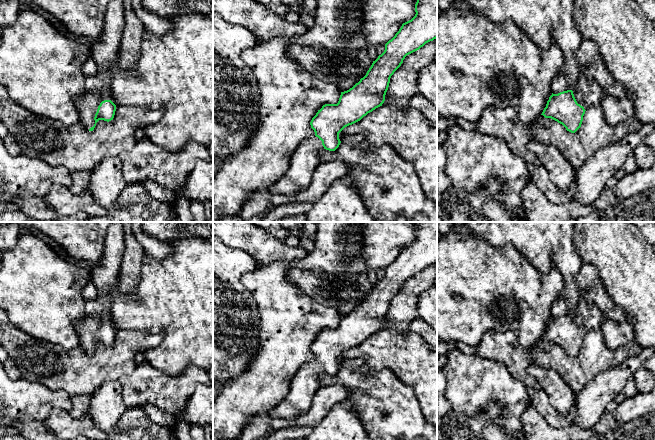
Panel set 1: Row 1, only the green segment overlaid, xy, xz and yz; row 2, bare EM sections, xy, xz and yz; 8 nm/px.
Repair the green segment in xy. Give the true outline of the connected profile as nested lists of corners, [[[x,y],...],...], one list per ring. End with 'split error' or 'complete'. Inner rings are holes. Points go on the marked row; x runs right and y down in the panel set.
[[[99,75],[86,77],[83,94],[76,100],[80,123],[93,131],[99,120],[111,121],[116,105],[111,101],[112,93],[108,81]]] | split error

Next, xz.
[[[417,0],[415,16],[402,24],[395,36],[385,44],[384,52],[373,61],[366,75],[352,88],[341,92],[337,104],[325,104],[312,118],[310,125],[315,135],[303,140],[291,156],[286,172],[268,188],[270,194],[293,196],[309,186],[313,174],[321,163],[323,149],[335,151],[341,141],[339,133],[347,126],[360,121],[368,113],[382,106],[390,78],[401,66],[405,57],[437,38],[437,0]]] | split error

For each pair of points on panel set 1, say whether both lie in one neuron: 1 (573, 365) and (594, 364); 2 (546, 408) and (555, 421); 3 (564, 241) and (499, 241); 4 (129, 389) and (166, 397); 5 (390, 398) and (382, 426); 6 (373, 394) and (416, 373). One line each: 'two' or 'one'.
1: one
2: one
3: one
4: one
5: one
6: two

